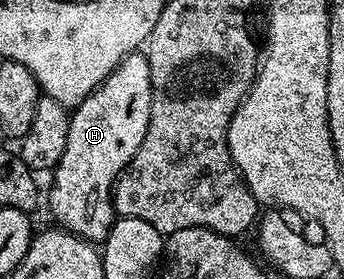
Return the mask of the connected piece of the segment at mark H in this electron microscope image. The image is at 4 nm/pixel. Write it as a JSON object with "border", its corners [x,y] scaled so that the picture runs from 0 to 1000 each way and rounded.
{"border":[[[398,183],[360,204],[334,254],[235,376],[206,394],[192,541],[180,541],[180,570],[148,624],[151,681],[134,692],[172,817],[244,864],[308,864],[331,796],[326,685],[349,624],[413,527],[413,498],[424,498],[439,380],[436,226],[416,186]]]}

